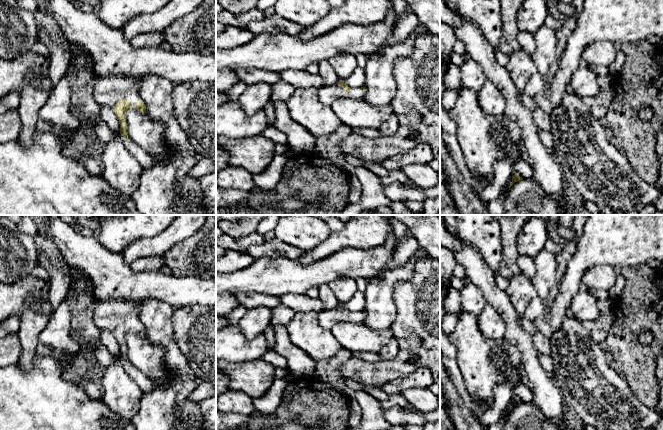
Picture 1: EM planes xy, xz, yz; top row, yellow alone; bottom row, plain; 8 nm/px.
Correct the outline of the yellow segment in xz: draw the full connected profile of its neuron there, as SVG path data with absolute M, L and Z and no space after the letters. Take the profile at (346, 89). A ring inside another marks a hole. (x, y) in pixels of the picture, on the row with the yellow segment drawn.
M339 81L333 86L324 86L318 90L318 98L321 103L331 106L337 99L349 97L352 99L363 99L366 94L365 87L350 88L344 81Z

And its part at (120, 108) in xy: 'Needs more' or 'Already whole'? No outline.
Needs more

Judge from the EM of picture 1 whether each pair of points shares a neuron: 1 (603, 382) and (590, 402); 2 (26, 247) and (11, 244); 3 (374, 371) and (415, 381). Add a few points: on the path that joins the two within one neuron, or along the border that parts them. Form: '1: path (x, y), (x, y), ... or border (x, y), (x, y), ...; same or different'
1: path (598, 387), (595, 397); same
2: path (22, 247), (15, 247); same
3: border (422, 367), (388, 381), (381, 388); different

